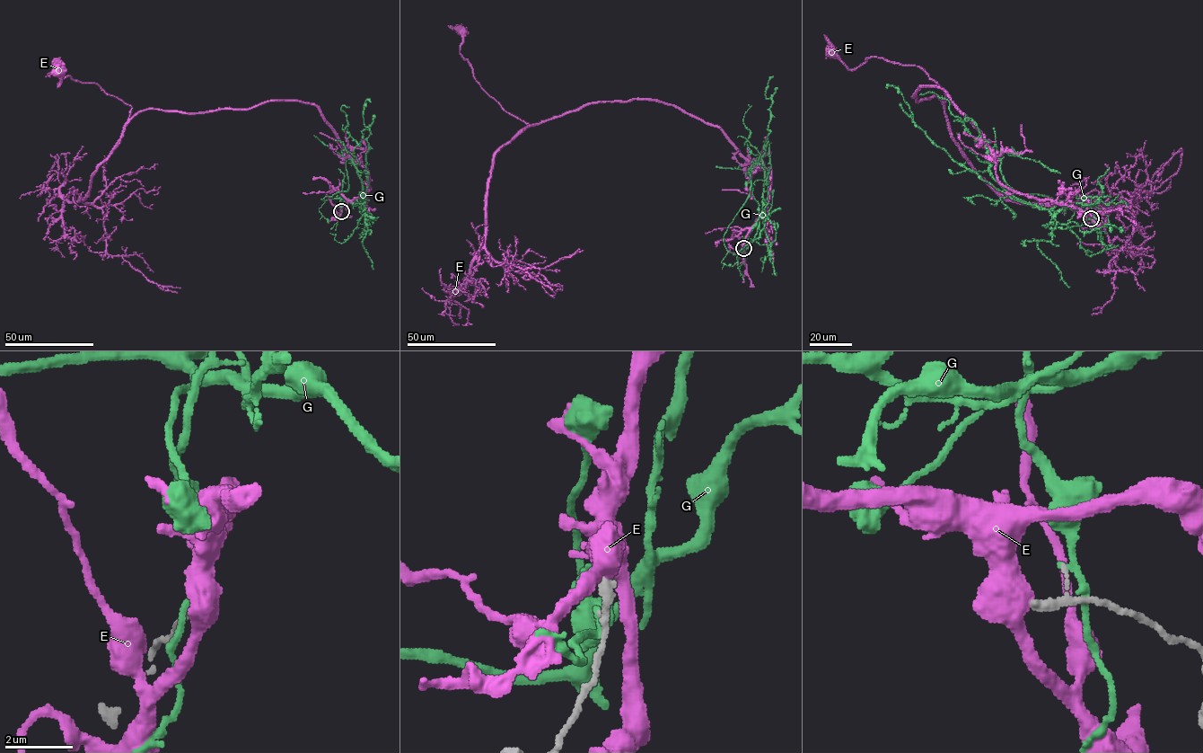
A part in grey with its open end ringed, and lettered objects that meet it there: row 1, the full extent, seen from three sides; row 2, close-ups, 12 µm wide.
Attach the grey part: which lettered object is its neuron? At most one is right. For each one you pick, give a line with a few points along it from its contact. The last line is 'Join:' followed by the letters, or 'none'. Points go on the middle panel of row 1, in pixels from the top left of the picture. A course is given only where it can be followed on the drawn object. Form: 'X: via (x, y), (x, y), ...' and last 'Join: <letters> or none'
Join: none

